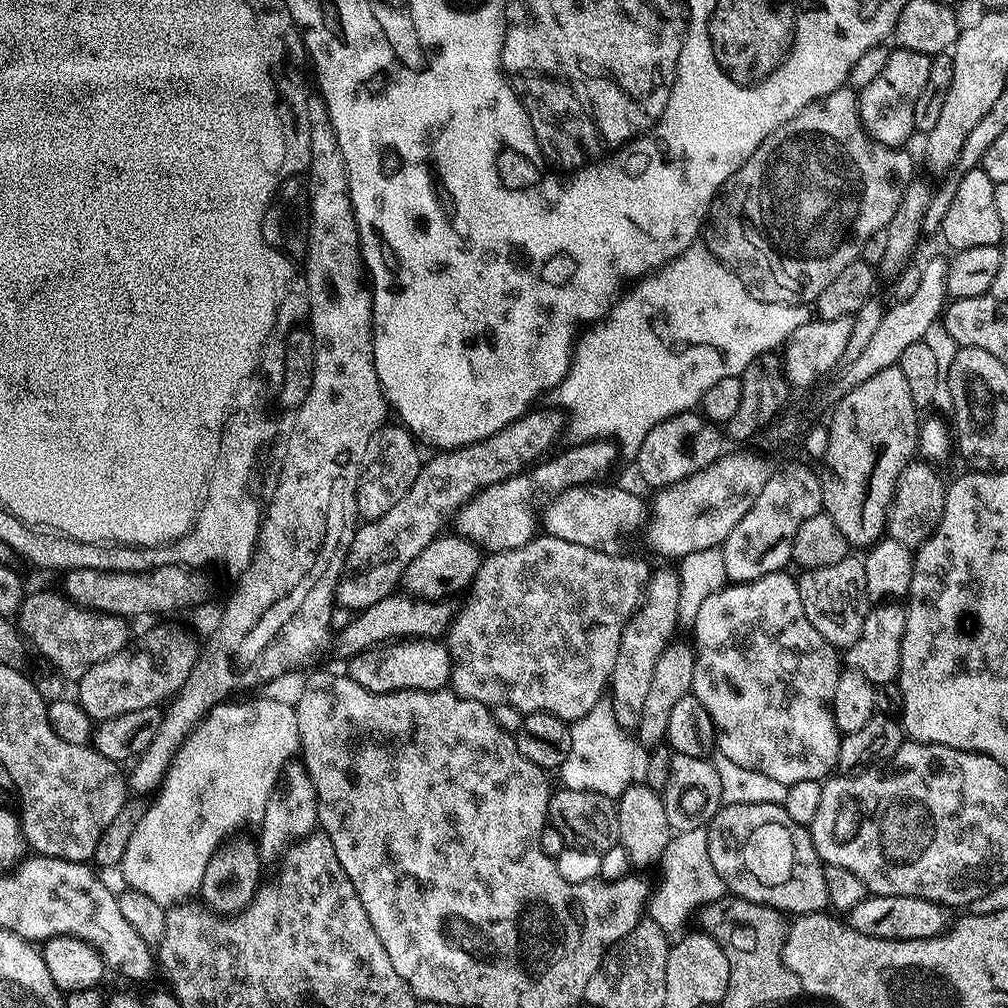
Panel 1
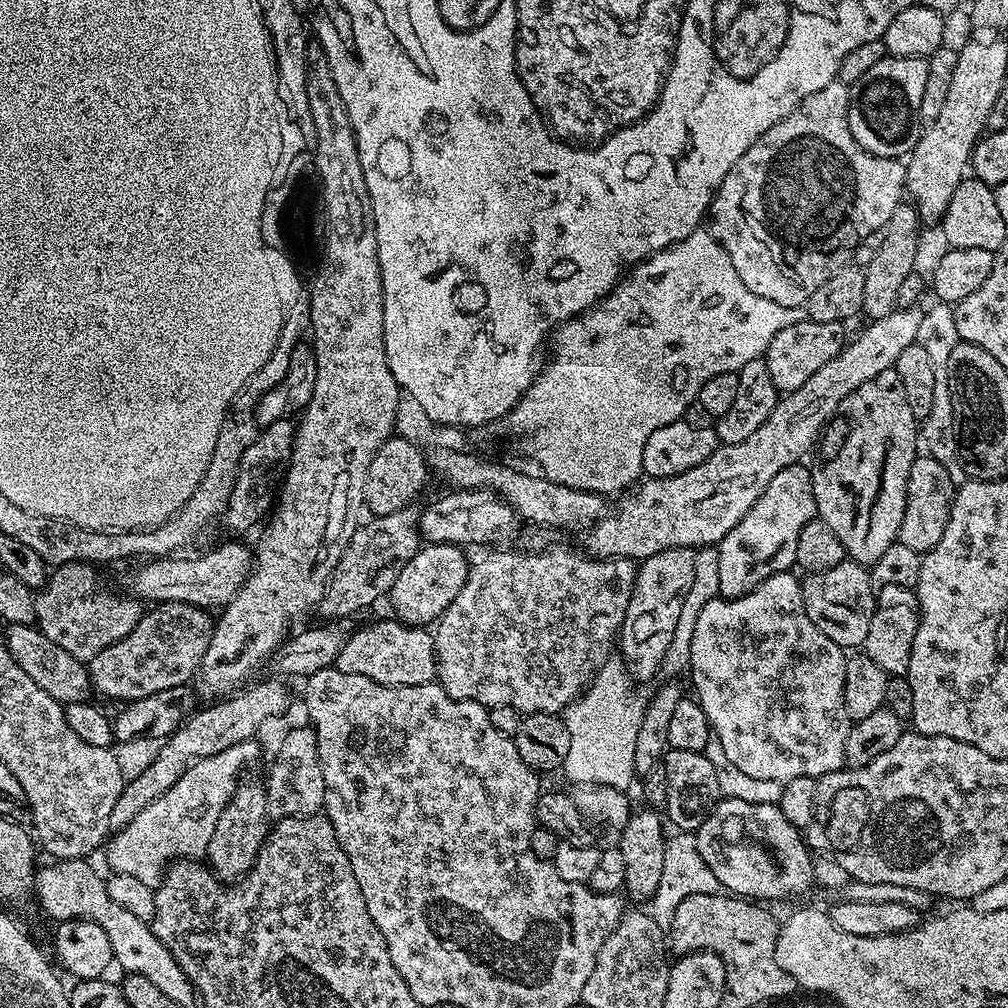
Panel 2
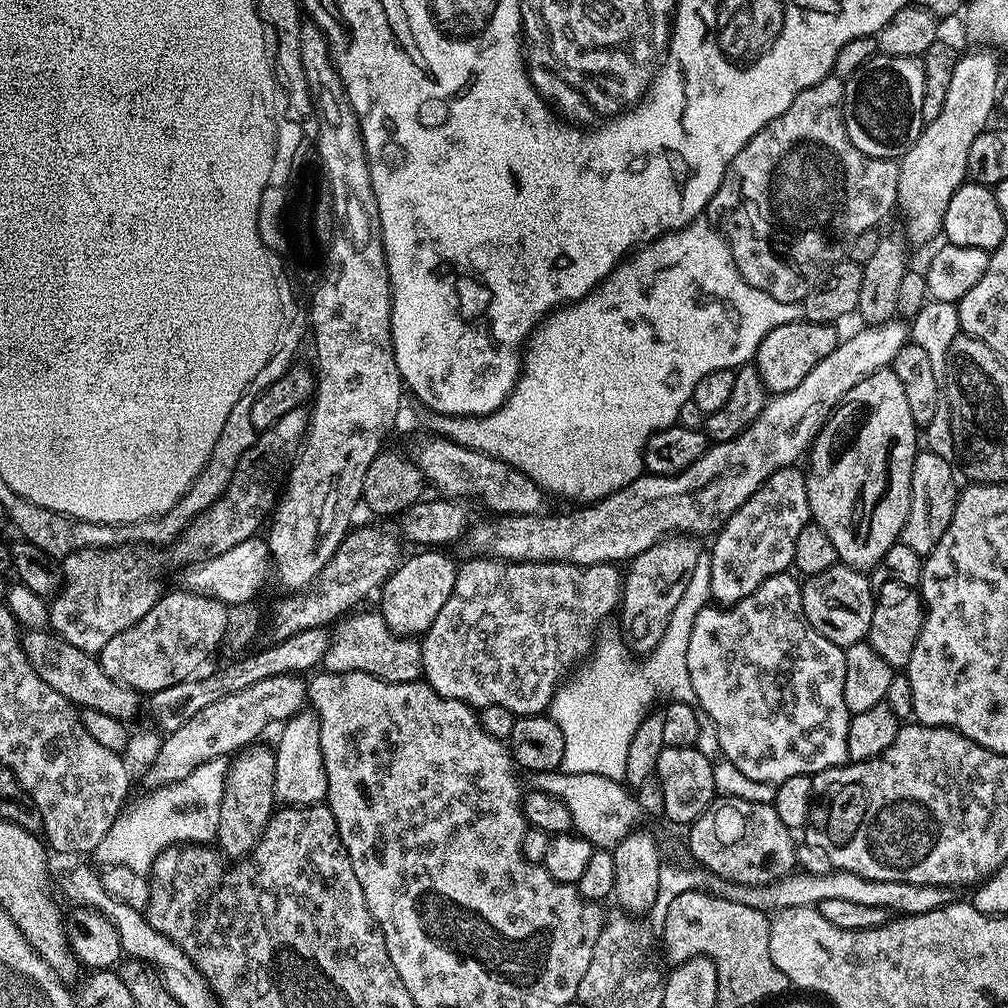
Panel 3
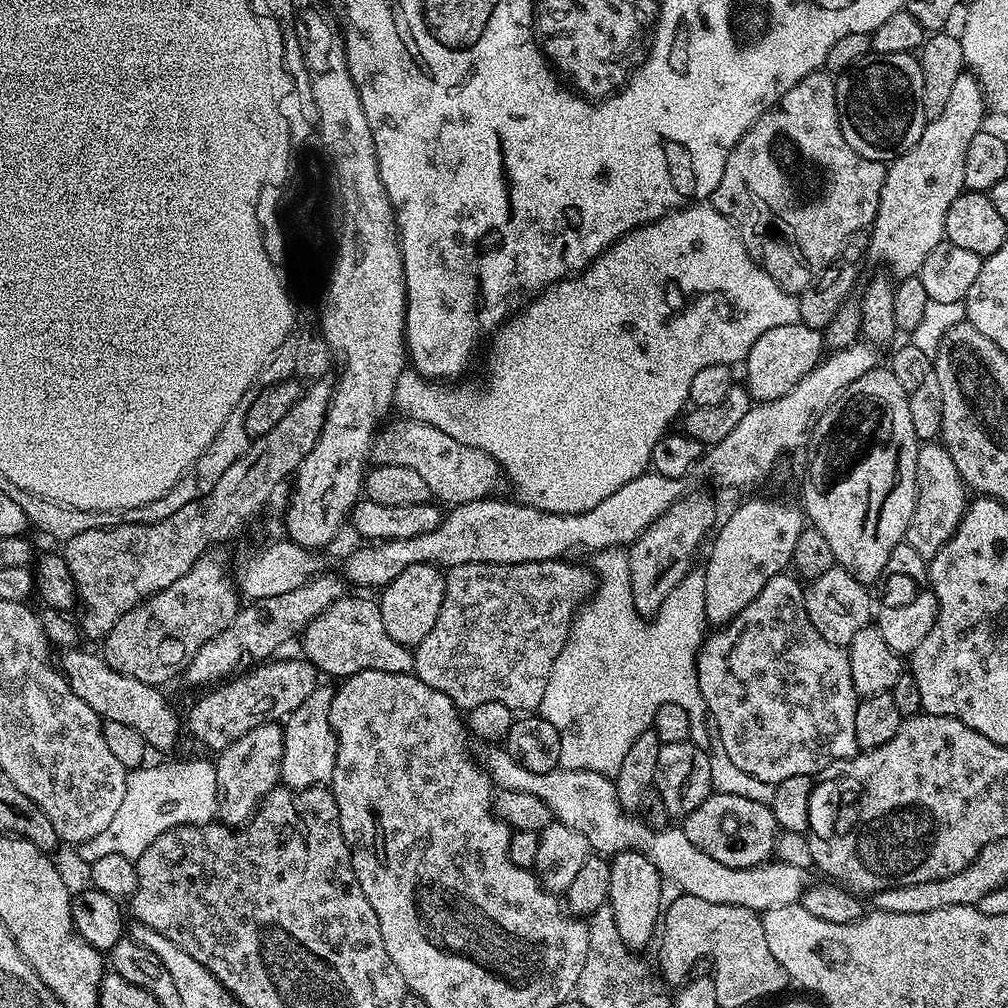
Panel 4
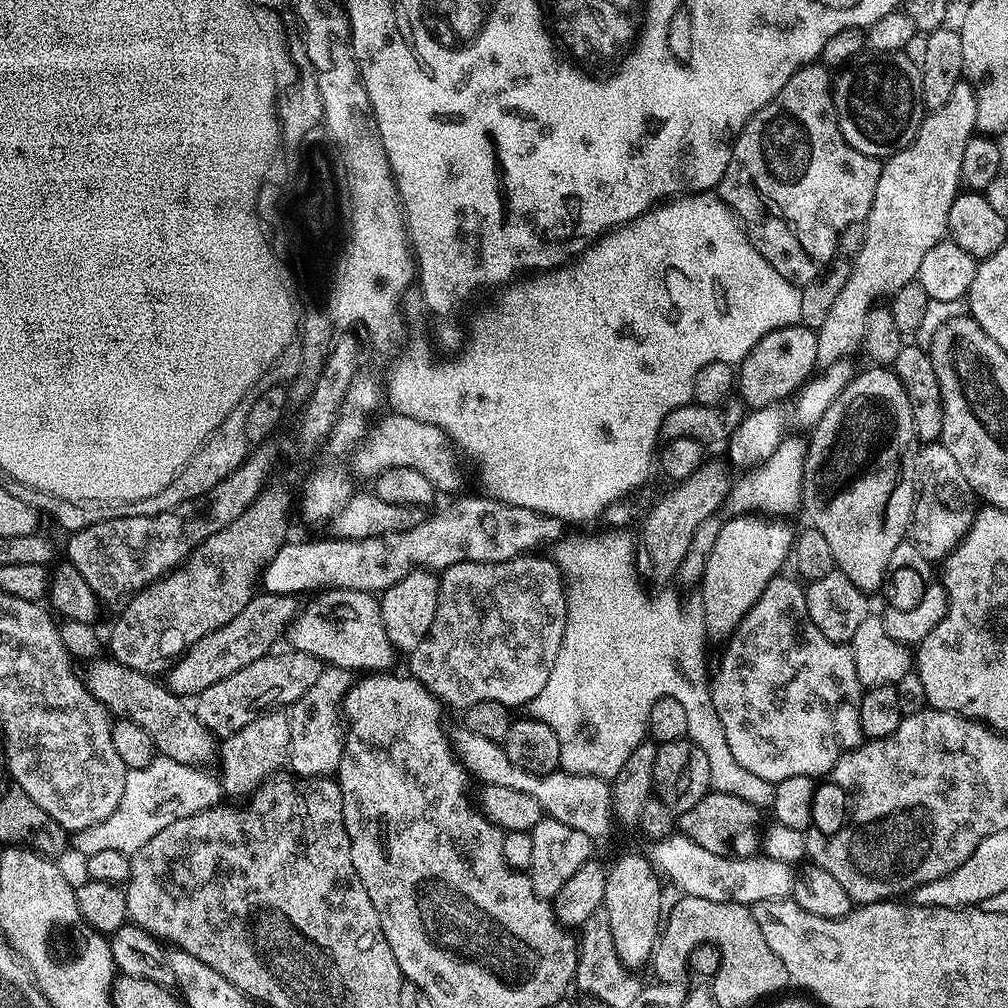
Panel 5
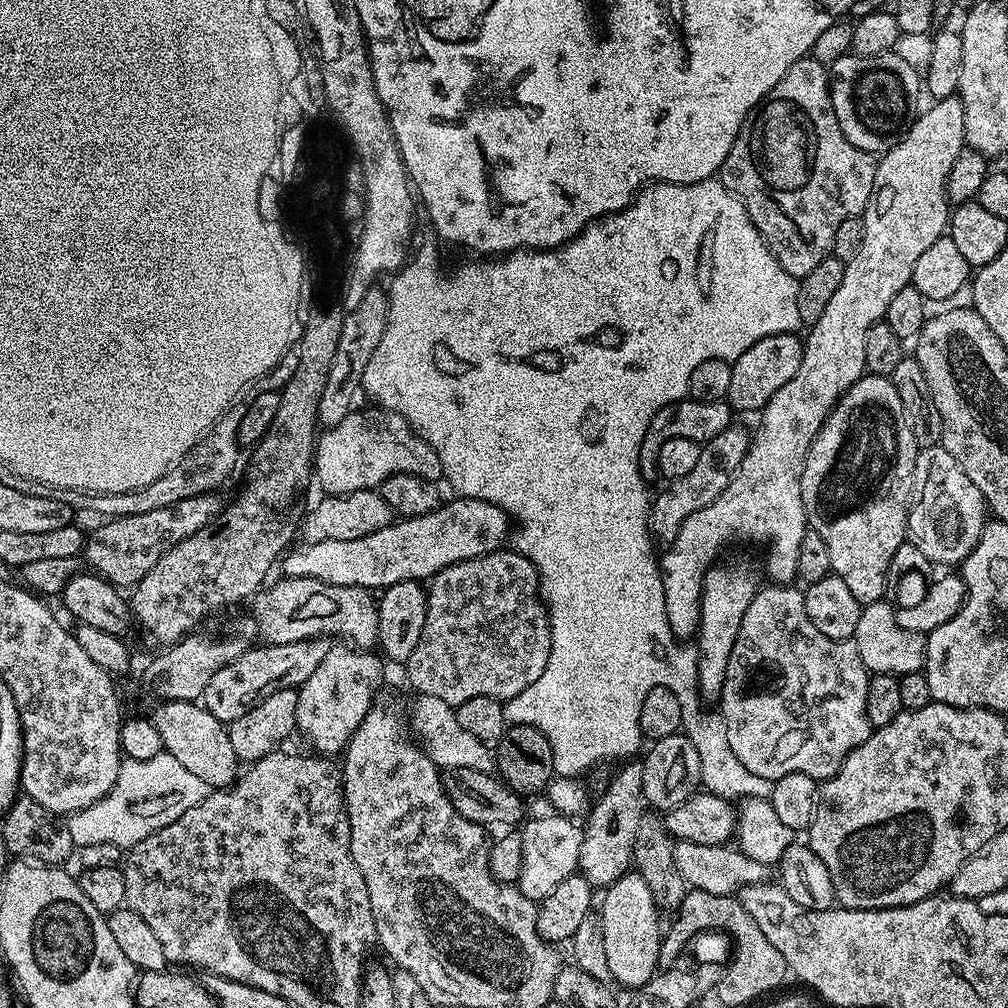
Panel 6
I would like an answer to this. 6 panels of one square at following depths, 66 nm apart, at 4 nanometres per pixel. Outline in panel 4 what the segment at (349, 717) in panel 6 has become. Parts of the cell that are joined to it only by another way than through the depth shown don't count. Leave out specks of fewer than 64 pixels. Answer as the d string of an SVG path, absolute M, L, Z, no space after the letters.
M318 686L283 721L284 745L280 763L280 779L285 788L314 788L331 781L336 761L336 735L330 726L330 702L333 689Z

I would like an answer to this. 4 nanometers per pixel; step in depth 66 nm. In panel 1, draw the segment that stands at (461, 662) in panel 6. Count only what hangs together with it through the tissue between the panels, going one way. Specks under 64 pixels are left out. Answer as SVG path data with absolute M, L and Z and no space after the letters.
M547 534L537 535L529 544L515 548L509 552L493 552L485 555L480 561L480 569L476 572L466 595L460 612L455 613L446 633L448 652L452 655L451 691L458 696L465 696L489 706L509 704L525 714L530 712L549 712L559 720L575 722L582 719L599 700L605 699L614 670L614 662L618 658L618 646L622 642L622 630L632 613L640 607L642 597L650 575L650 567L644 560L636 556L612 556L611 551L599 548L578 546L578 542L566 542L562 538L554 538Z

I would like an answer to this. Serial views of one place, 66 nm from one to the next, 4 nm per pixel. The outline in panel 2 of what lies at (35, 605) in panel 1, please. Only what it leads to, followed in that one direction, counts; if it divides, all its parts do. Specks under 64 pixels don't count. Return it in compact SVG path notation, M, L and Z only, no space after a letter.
M78 560L59 565L34 596L35 627L46 634L54 646L62 646L66 654L74 654L74 658L85 662L91 662L98 653L106 650L106 646L126 638L126 634L138 626L142 615L139 599L127 600L124 596L115 596L112 592L96 588L96 572L93 565Z

